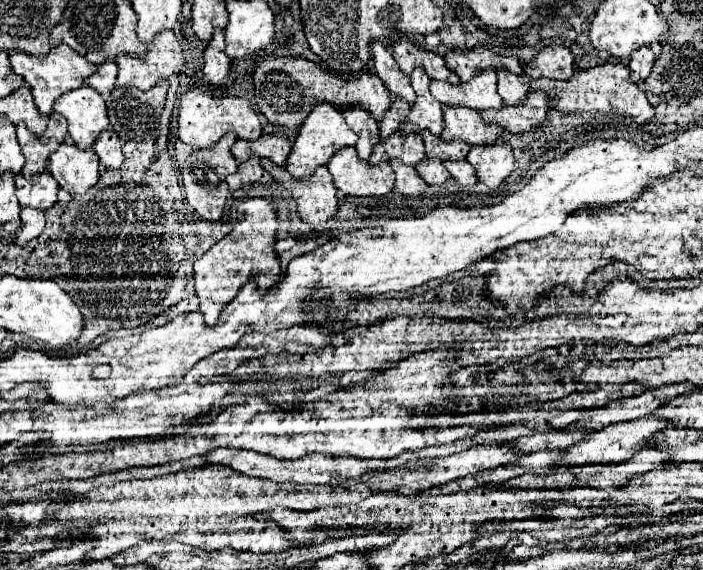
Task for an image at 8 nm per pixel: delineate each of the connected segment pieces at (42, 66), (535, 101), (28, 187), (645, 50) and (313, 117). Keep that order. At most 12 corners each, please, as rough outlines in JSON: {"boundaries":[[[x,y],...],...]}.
{"boundaries":[[[68,45],[38,57],[8,51],[12,69],[48,115],[94,73]],[[530,91],[520,105],[480,114],[510,133],[536,127],[548,109],[546,97]],[[50,173],[32,179],[16,175],[22,207],[48,209],[56,203],[58,183]],[[650,47],[630,55],[630,81],[642,83],[654,65]],[[316,103],[286,169],[306,177],[358,135],[338,107]]]}

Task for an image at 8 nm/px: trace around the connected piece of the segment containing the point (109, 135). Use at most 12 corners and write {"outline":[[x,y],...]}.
{"outline":[[102,131],[94,151],[106,167],[124,161],[122,143],[114,131]]}

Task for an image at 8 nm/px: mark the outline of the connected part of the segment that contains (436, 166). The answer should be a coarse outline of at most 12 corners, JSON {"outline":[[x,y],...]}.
{"outline":[[424,159],[416,171],[428,185],[444,183],[450,173],[440,159]]}

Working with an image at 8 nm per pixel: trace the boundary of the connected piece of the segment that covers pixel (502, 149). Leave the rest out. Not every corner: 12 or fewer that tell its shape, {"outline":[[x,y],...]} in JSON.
{"outline":[[506,141],[476,145],[466,159],[488,187],[498,187],[514,167]]}

